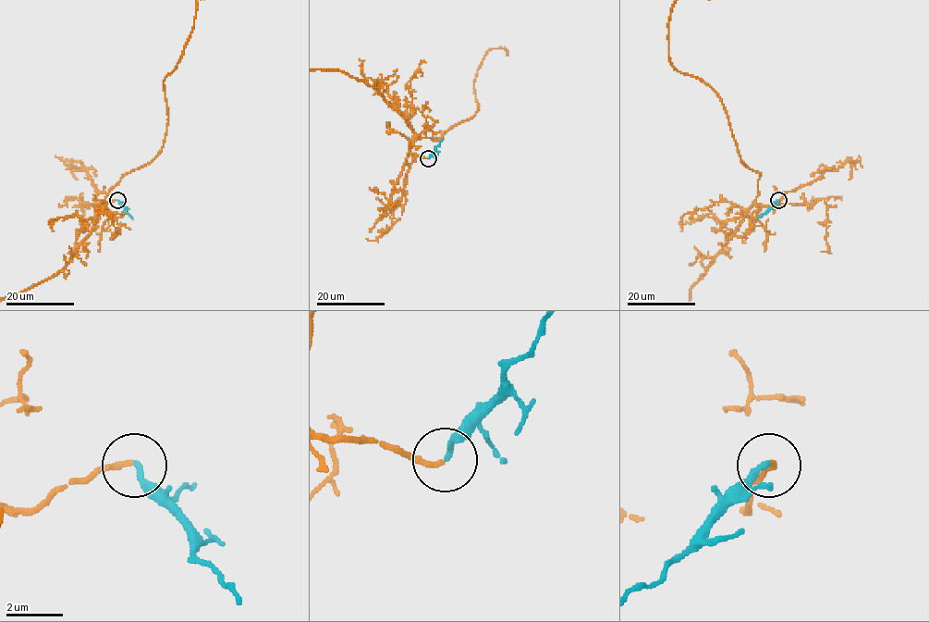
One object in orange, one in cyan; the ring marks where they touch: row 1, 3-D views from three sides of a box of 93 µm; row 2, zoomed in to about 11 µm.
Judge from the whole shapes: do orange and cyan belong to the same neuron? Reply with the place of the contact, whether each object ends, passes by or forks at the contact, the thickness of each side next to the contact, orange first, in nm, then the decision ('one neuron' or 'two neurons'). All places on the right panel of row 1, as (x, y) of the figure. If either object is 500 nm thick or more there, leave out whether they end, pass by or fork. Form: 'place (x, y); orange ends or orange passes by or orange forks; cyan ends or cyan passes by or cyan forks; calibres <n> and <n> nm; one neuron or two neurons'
place (778, 200); orange ends; cyan ends; calibres 190 and 200 nm; one neuron

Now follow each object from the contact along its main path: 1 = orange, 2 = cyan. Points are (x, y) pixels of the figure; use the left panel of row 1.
1: (117, 200), (99, 206), (120, 179), (161, 150), (167, 119), (164, 80), (193, 26)
2: (117, 200), (132, 218)

